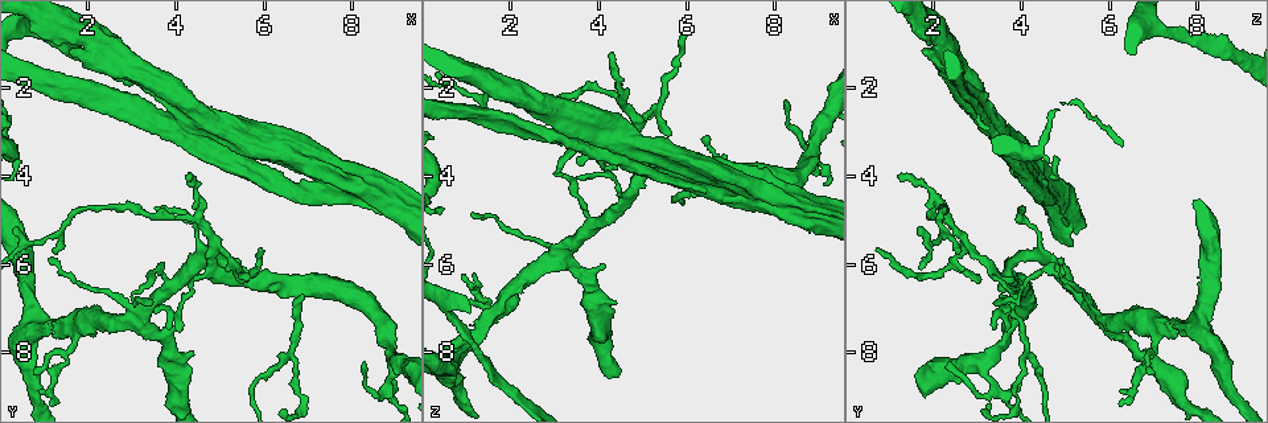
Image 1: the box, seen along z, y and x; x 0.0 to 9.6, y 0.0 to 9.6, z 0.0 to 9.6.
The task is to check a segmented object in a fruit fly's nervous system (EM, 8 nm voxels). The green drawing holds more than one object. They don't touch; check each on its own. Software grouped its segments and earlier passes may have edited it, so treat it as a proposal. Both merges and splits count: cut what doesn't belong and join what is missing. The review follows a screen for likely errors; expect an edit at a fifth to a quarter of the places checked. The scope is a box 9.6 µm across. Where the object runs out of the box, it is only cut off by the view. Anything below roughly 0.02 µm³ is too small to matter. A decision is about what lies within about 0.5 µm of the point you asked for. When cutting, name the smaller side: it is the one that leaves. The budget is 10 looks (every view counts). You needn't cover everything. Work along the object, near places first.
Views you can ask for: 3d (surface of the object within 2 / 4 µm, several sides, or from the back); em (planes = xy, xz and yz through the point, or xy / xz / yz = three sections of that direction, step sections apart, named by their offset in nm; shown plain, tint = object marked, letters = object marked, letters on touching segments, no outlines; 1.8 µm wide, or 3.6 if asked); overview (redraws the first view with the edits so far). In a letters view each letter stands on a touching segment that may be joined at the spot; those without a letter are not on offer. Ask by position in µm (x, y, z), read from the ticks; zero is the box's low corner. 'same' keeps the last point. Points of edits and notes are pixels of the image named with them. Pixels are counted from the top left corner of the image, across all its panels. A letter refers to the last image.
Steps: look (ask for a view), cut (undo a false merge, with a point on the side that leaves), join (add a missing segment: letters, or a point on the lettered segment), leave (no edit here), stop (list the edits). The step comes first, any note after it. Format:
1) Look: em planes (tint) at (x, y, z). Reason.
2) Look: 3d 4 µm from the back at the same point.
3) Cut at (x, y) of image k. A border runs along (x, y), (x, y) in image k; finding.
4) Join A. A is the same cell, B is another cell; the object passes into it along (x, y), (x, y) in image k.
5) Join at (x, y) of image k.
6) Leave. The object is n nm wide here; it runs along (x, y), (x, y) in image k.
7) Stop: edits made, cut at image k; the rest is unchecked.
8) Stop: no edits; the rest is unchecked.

Look: em yz step 16 (tint) at (8.60, 7.20, 3.95). Sudden change in width.

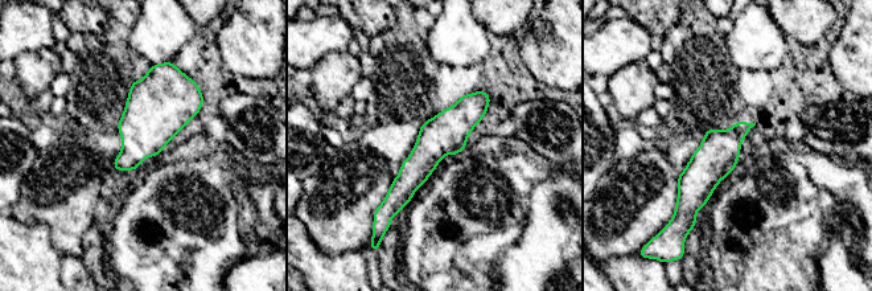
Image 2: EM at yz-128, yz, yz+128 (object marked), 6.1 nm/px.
Look: em planes (letters) at the same point.

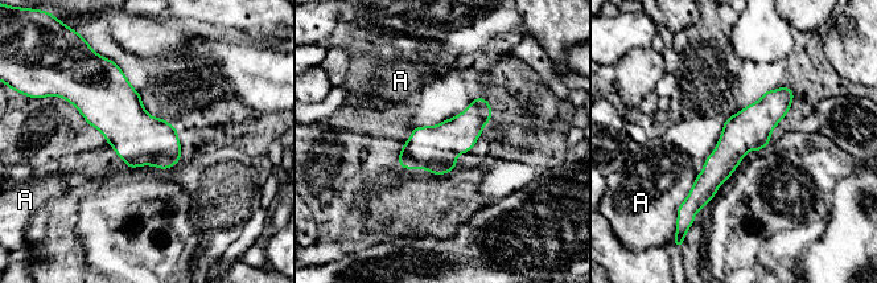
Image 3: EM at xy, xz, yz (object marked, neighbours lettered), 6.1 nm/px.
Leave. A is another cell; it runs along (787, 90), (731, 148), (688, 204) in image 3; continuous, no second cell.

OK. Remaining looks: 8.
Look: em planes (plain) at (8.25, 8.35, 2.25). Thin end.

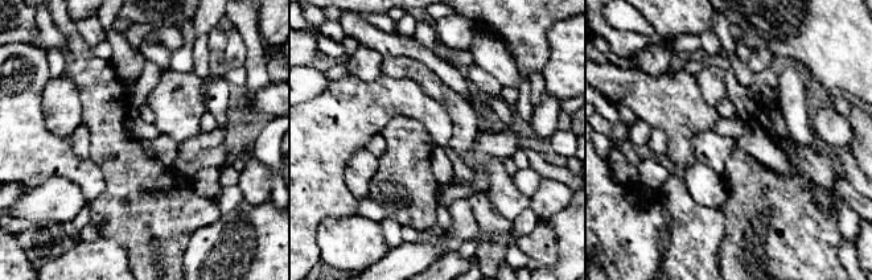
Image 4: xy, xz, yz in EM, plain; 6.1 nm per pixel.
Look: em planes (letters) at the same point.

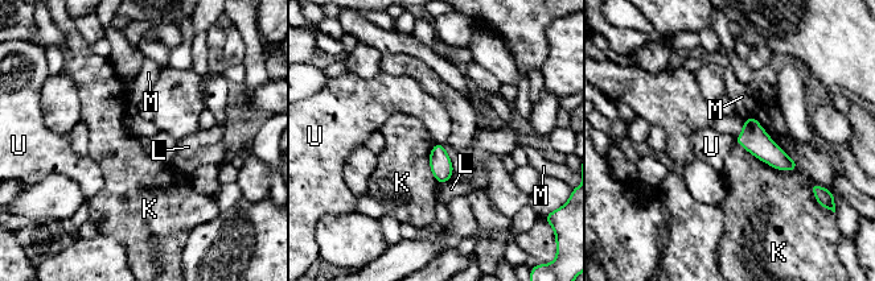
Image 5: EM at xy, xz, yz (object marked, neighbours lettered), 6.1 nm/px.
Leave. The object is 130 nm wide here; K, L, M and U are other cells; a border runs along (436, 141), (440, 144) in image 5; none of them fits.

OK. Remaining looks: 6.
Look: 3d 4 µm at (4.45, 4.95, 2.30). A fork.

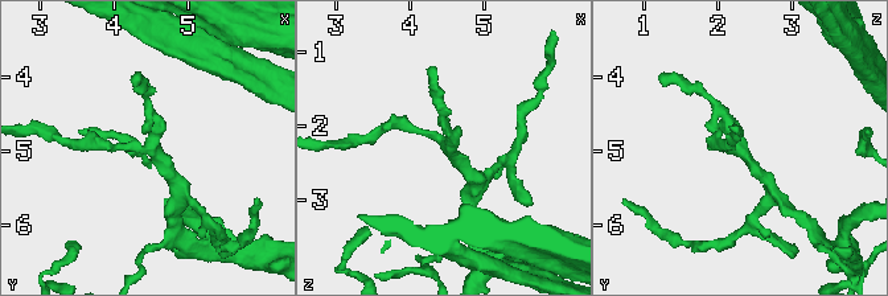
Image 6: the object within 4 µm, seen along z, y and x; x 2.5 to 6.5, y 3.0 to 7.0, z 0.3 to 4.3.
Look: em planes (tint) at (4.45, 4.95, 2.30). Shape alone is not enough.

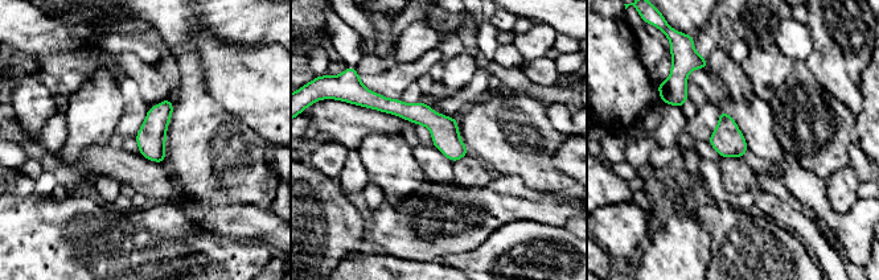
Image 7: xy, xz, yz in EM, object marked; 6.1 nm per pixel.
Look: em planes (letters) at the same point. What lies round it.

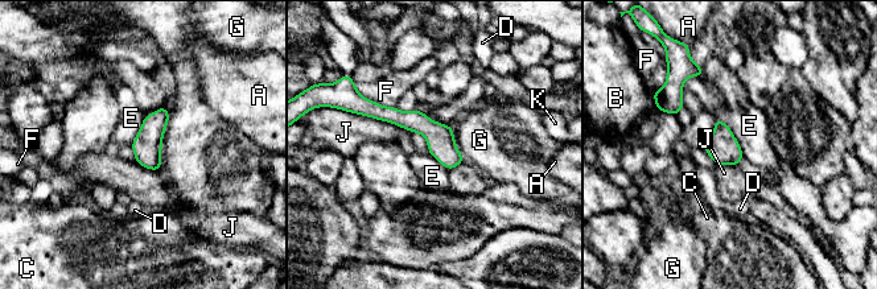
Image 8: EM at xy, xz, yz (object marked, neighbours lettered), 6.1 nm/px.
Leave. The object is 170 nm wide here; A, B, C, D, E, F, G, J and K are other cells; a border runs along (715, 118), (731, 129), (744, 157) in image 8; one cell here.

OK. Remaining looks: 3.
Look: 3d 4 µm at (7.90, 4.20, 4.45).

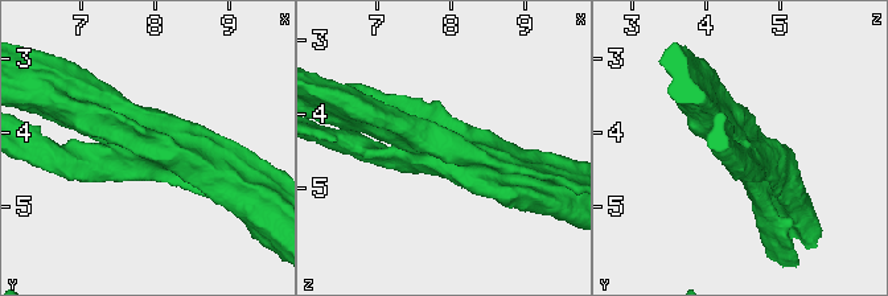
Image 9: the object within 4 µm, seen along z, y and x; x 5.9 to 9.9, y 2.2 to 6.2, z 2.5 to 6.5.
Look: em yz step 4 (letters) at (7.95, 4.15, 4.40).

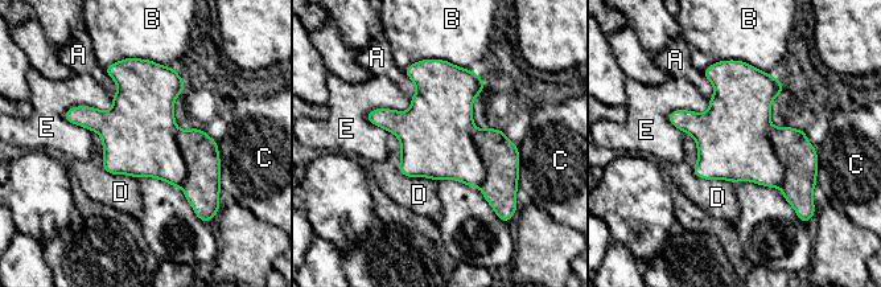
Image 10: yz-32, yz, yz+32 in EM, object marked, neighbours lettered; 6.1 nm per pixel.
Cut at (799, 159) of image 10. A, B, C, D and E are other cells; a border runs along (772, 126), (783, 168), (779, 187) in image 10; a second cell is stuck on.

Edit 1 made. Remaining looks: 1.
Stop: edits made, cut at image 10; the rest is unchecked.

